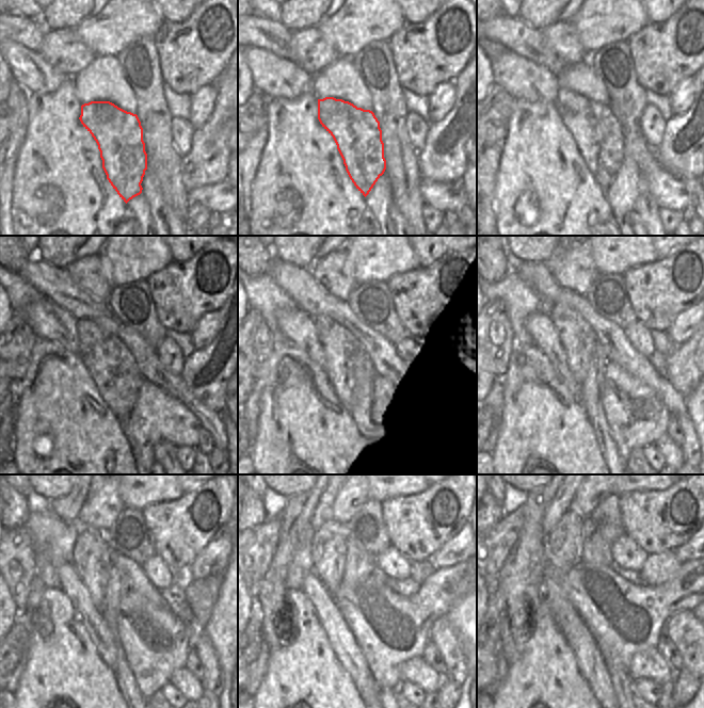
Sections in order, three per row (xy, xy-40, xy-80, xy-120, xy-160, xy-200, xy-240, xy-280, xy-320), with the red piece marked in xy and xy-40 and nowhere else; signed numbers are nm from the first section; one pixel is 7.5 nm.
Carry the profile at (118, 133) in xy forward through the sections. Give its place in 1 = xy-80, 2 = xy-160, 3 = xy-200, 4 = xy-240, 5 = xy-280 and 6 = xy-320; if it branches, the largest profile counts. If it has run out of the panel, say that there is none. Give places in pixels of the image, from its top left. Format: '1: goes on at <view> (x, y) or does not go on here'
1: goes on at xy-80 (595, 130)
2: goes on at xy-160 (350, 371)
3: goes on at xy-200 (582, 350)
4: goes on at xy-240 (91, 560)
5: goes on at xy-280 (328, 543)
6: goes on at xy-320 (564, 543)

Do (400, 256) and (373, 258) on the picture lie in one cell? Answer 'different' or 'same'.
same

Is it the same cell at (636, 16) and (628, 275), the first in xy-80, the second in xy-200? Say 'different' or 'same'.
different

